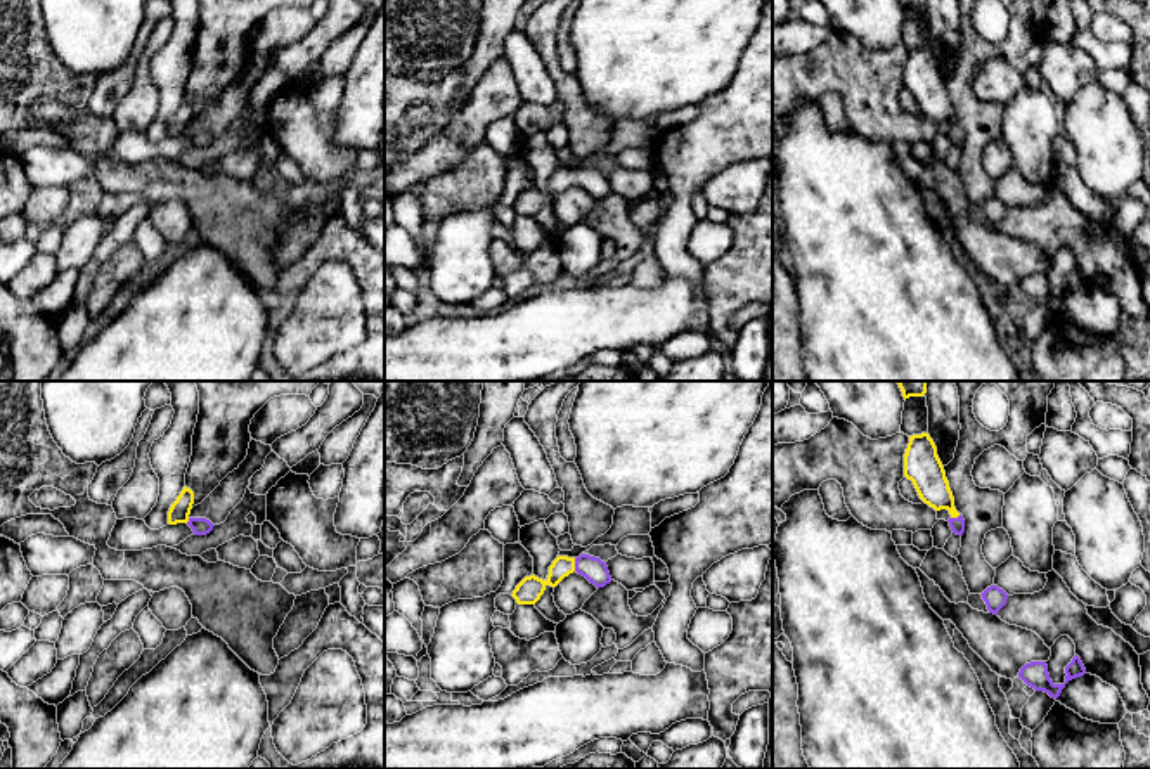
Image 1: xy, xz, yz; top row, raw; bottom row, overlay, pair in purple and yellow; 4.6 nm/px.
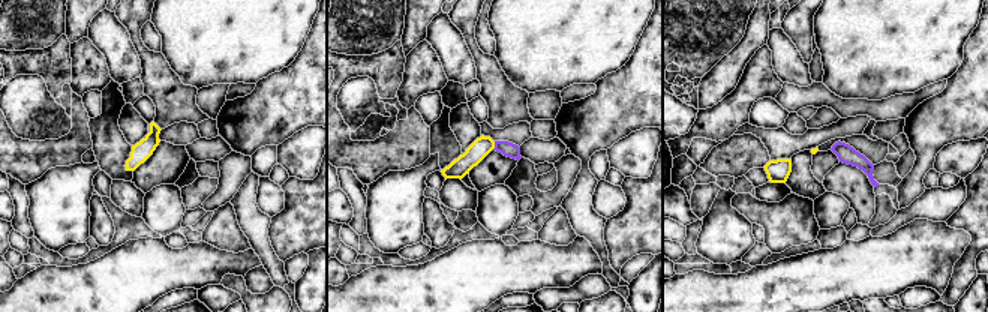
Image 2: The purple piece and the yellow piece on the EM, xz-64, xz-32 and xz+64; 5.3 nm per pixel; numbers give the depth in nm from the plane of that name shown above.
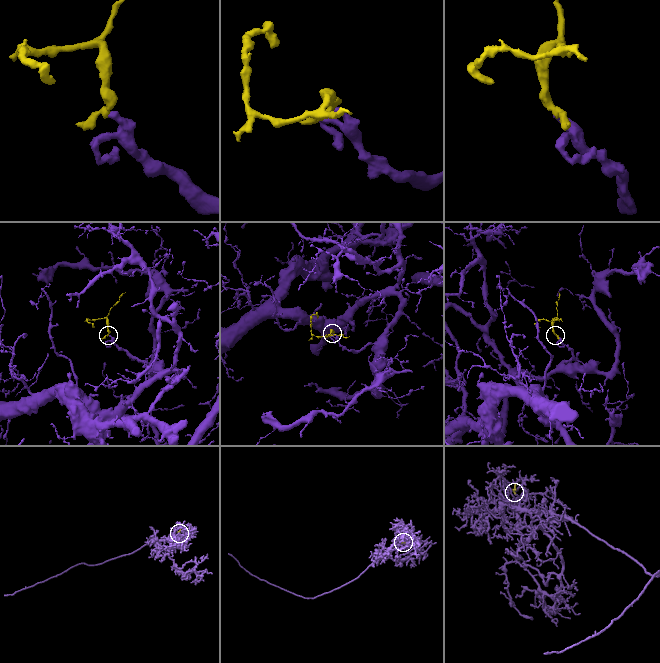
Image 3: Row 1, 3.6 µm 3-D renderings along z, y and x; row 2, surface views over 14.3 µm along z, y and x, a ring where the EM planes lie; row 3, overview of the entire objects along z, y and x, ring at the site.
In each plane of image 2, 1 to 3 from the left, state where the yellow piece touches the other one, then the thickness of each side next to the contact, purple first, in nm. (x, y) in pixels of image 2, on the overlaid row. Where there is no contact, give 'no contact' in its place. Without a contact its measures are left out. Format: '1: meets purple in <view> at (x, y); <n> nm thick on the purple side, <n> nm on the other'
1: no contact
2: meets purple in xz-32 at (495, 146); 80 nm thick on the purple side, 100 nm on the other
3: no contact

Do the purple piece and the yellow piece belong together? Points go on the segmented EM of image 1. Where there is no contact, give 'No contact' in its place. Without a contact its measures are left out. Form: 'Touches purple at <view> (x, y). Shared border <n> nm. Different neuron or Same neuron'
Touches purple at xz (575, 565). Shared border 60 nm. Same neuron

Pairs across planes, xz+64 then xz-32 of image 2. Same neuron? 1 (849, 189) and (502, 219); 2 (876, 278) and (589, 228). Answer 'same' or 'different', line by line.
1: different
2: different

